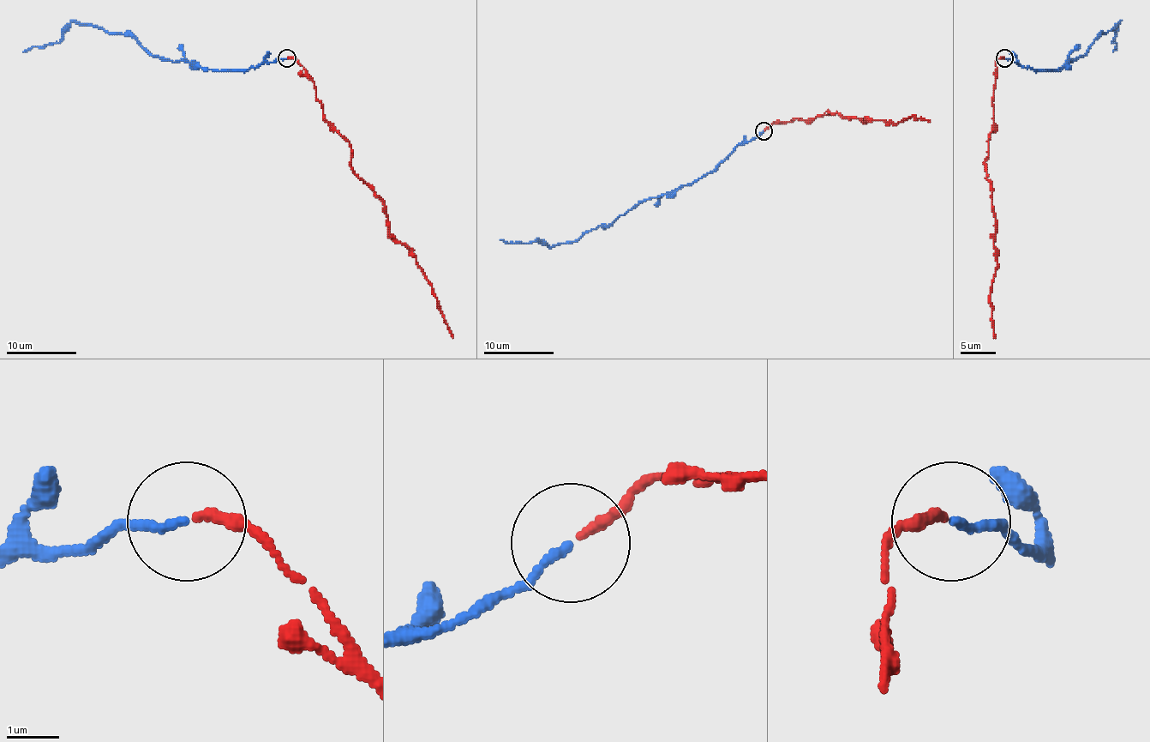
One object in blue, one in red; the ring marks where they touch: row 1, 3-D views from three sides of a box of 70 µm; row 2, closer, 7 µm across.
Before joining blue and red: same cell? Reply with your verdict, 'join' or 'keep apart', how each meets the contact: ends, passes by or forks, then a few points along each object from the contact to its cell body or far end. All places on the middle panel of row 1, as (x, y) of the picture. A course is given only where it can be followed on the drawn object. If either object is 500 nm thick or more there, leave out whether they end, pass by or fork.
join; blue ends there; red ends there; blue runs (763, 130), (712, 171), (640, 201), (573, 241), (549, 246), (536, 239), (500, 239); red runs (764, 130), (779, 122), (814, 120), (828, 111), (865, 122), (883, 120), (893, 123), (908, 117), (930, 122)

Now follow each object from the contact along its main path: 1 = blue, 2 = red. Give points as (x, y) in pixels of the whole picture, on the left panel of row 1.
1: (286, 58), (248, 69), (204, 69), (188, 60), (151, 55), (134, 38), (72, 21), (60, 41), (23, 51)
2: (288, 58), (314, 83), (323, 117), (350, 143), (351, 169), (384, 206), (388, 231), (416, 259), (452, 338)

